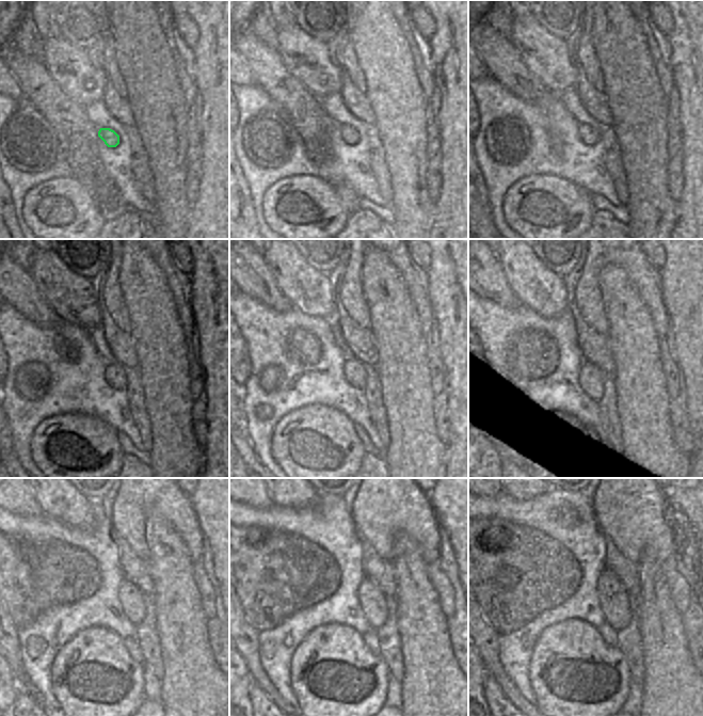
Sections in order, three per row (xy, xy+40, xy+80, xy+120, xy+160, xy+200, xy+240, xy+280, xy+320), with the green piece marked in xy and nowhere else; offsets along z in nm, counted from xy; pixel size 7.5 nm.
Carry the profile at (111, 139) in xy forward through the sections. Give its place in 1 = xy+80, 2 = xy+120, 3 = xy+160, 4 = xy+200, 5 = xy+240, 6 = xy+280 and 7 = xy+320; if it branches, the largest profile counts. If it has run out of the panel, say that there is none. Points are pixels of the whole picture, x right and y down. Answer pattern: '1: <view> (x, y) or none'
1: xy+80 (589, 136)
2: xy+120 (115, 375)
3: xy+160 (355, 372)
4: xy+200 (591, 379)
5: xy+240 (131, 600)
6: xy+280 (372, 602)
7: xy+320 (612, 597)

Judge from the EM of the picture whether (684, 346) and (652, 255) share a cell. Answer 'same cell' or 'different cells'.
different cells

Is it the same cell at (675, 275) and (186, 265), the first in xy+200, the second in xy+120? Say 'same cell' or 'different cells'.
different cells

